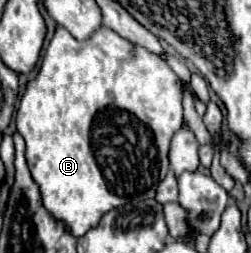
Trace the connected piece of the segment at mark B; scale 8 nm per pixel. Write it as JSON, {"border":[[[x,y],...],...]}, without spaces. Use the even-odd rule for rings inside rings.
{"border":[[[101,25],[97,31],[93,31],[93,35],[89,39],[77,41],[69,31],[63,31],[63,27],[55,27],[55,35],[53,35],[53,39],[51,39],[51,43],[49,43],[49,47],[43,55],[41,69],[39,69],[37,77],[27,83],[25,93],[21,95],[19,109],[17,109],[17,131],[25,139],[27,165],[29,165],[29,171],[31,171],[35,183],[41,187],[41,197],[43,197],[45,209],[49,213],[53,213],[57,219],[65,221],[69,225],[69,231],[75,237],[81,237],[81,235],[85,235],[85,231],[89,227],[95,227],[99,223],[99,219],[101,219],[101,215],[105,215],[105,211],[111,211],[113,207],[119,207],[119,205],[125,205],[125,203],[131,203],[133,199],[153,199],[157,183],[161,179],[165,179],[167,169],[169,169],[167,153],[169,153],[171,137],[183,125],[181,97],[183,97],[183,85],[181,85],[179,77],[169,69],[169,65],[159,55],[155,55],[155,53],[147,51],[145,47],[139,47],[139,45],[123,39],[113,29]]]}

